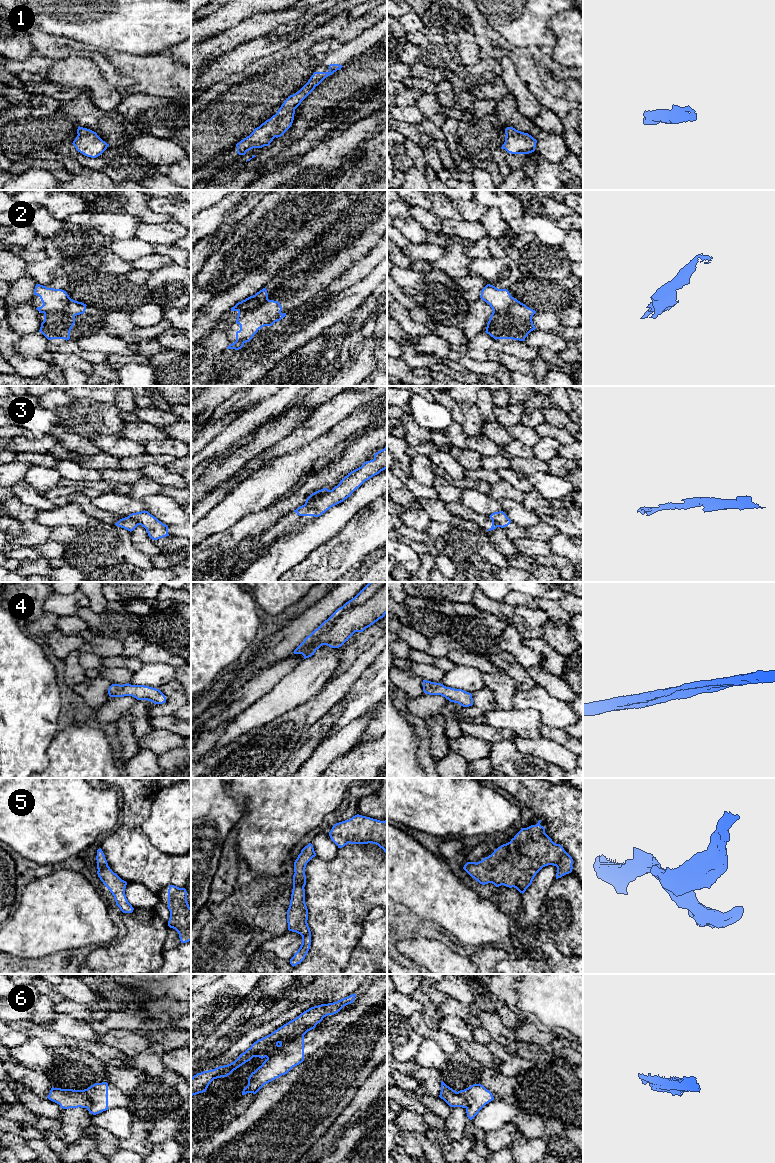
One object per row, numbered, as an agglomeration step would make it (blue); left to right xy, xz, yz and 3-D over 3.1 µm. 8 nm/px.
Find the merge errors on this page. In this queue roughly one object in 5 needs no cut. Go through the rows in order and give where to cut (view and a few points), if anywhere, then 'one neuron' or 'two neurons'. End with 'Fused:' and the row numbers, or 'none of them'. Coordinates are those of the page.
1: no cut; one neuron
2: cut in xy along (70, 298), (70, 301), (63, 309), (43, 312); two neurons
3: cut in xz along (329, 490), (305, 503); two neurons
4: no cut; one neuron
5: no cut; one neuron
6: cut in xz along (303, 1035), (289, 1042), (276, 1055), (267, 1058); two neurons
Fused: 2, 3, 6

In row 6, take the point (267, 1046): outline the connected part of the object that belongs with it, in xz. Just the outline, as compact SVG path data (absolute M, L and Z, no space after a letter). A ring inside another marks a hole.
M351 994L337 1002L311 1007L271 1034L254 1042L251 1047L240 1054L234 1062L212 1070L197 1073L191 1078L191 1096L206 1092L209 1084L214 1079L227 1077L253 1057L263 1059L265 1057L270 1058L277 1056L279 1050L283 1050L289 1043L314 1029L324 1017L334 1015L344 1006L353 1003L355 997L356 994Z

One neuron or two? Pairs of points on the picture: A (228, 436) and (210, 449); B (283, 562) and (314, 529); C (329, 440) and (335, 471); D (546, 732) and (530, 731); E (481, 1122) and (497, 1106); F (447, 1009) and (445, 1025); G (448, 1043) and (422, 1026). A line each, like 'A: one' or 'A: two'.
A: one
B: one
C: two
D: two
E: one
F: two
G: one

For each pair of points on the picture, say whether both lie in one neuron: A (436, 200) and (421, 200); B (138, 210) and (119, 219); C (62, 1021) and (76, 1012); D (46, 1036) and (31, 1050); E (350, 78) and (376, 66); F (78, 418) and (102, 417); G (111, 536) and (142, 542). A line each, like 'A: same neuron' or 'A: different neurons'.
A: different neurons
B: different neurons
C: different neurons
D: different neurons
E: same neuron
F: same neuron
G: different neurons

